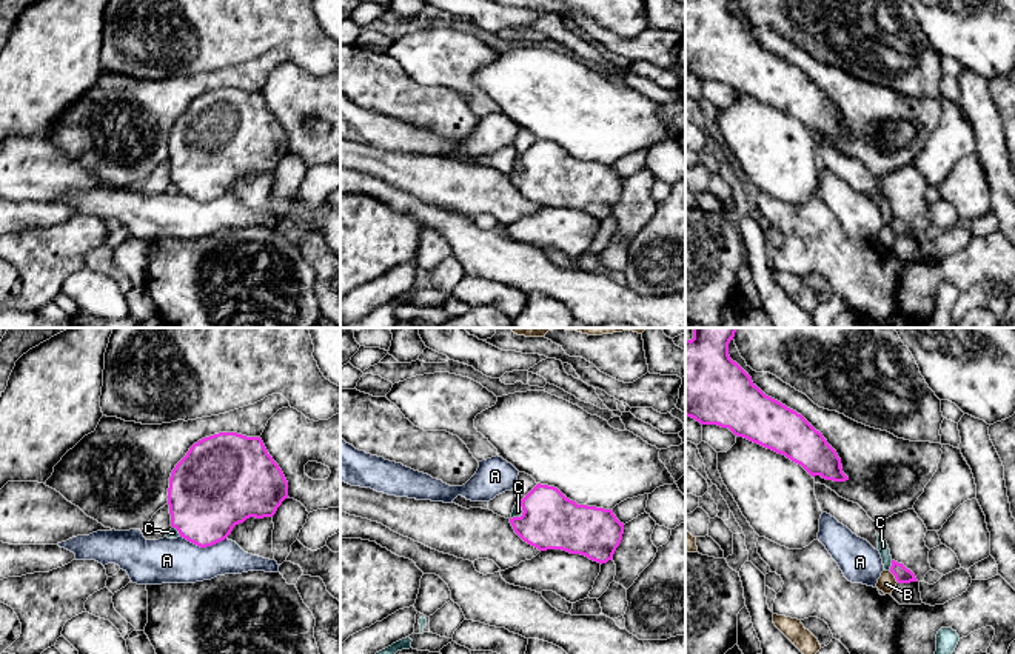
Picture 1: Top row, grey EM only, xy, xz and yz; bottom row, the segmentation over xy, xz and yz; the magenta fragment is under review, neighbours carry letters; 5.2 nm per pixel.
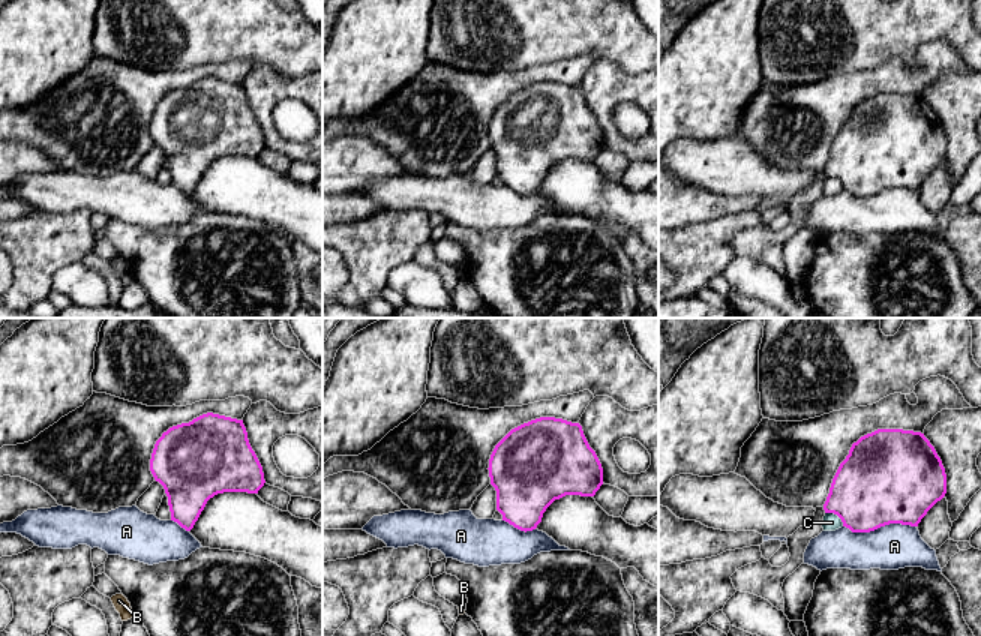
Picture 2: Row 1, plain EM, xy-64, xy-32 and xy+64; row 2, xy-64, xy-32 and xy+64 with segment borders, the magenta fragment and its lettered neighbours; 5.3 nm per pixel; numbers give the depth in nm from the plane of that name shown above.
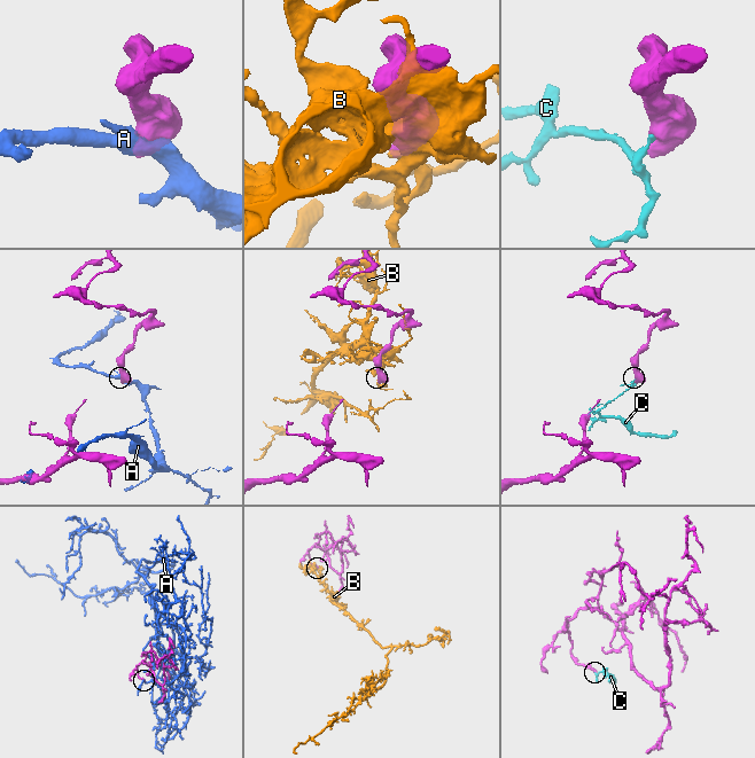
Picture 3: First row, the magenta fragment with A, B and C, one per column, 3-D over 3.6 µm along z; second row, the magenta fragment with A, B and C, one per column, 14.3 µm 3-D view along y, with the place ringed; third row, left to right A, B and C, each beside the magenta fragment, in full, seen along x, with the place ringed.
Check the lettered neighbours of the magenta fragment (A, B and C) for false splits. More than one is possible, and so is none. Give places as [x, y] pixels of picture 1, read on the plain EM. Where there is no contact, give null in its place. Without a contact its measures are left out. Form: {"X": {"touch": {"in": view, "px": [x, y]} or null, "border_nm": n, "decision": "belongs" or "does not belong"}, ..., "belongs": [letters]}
{"A": {"touch": {"in": "xy", "px": [204, 202]}, "border_nm": 240, "decision": "does not belong"}, "B": {"touch": {"in": "yz", "px": [895, 233]}, "border_nm": 80, "decision": "does not belong"}, "C": {"touch": {"in": "yz", "px": [892, 220]}, "border_nm": 60, "decision": "does not belong"}, "belongs": []}

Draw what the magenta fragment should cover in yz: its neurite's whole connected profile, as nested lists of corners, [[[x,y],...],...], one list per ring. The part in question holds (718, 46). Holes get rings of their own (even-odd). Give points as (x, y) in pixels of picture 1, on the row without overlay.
[[[685,0],[685,71],[701,80],[729,83],[767,105],[801,120],[812,132],[846,137],[841,114],[801,69],[765,51],[729,11],[729,0]]]

